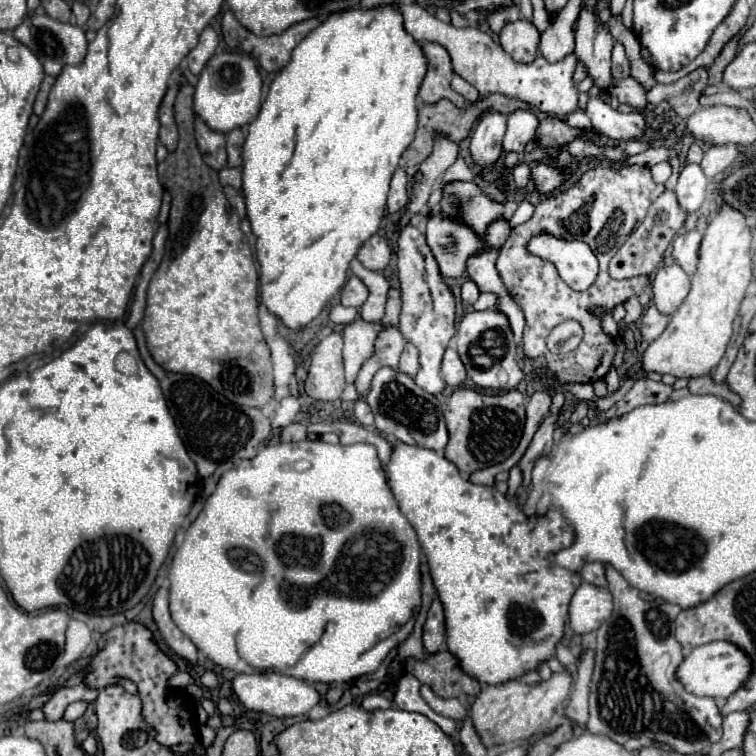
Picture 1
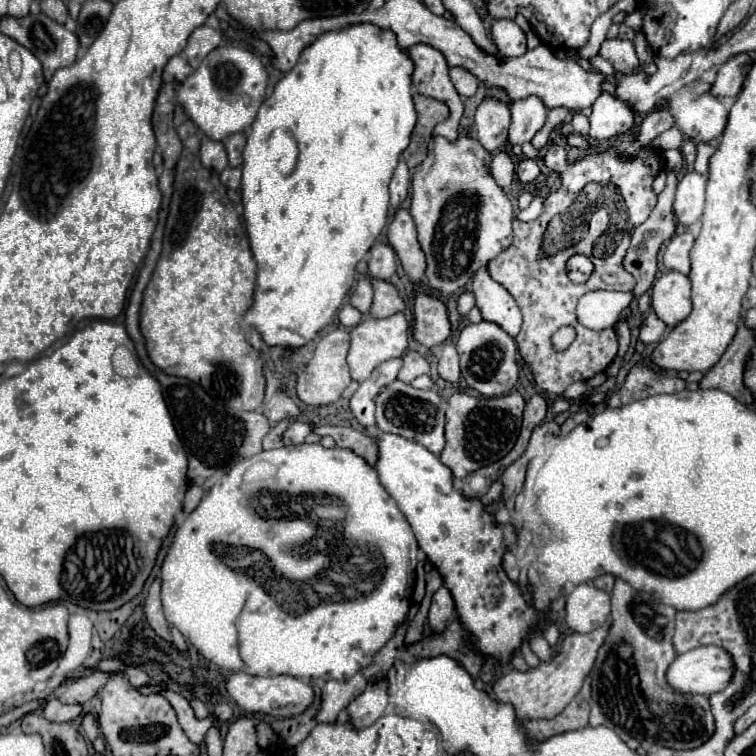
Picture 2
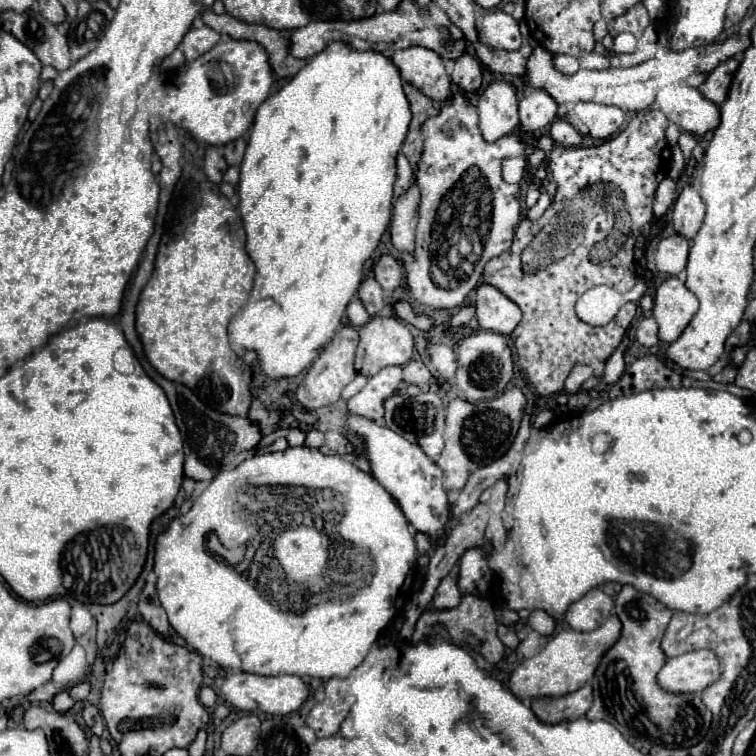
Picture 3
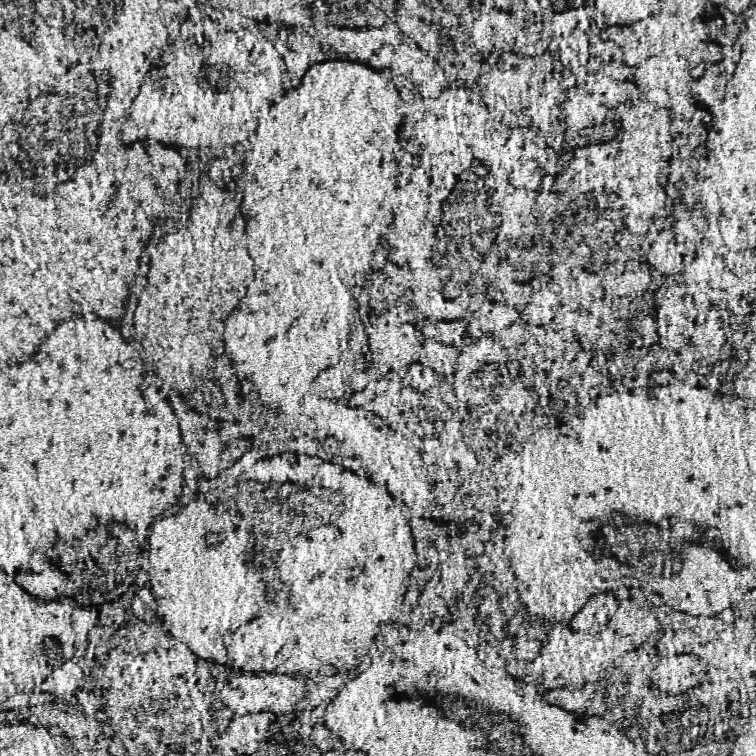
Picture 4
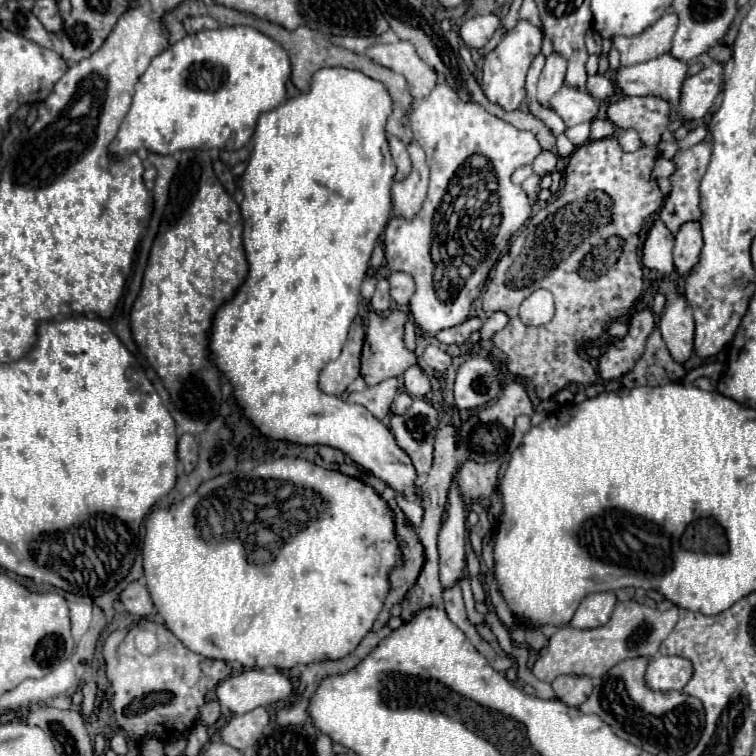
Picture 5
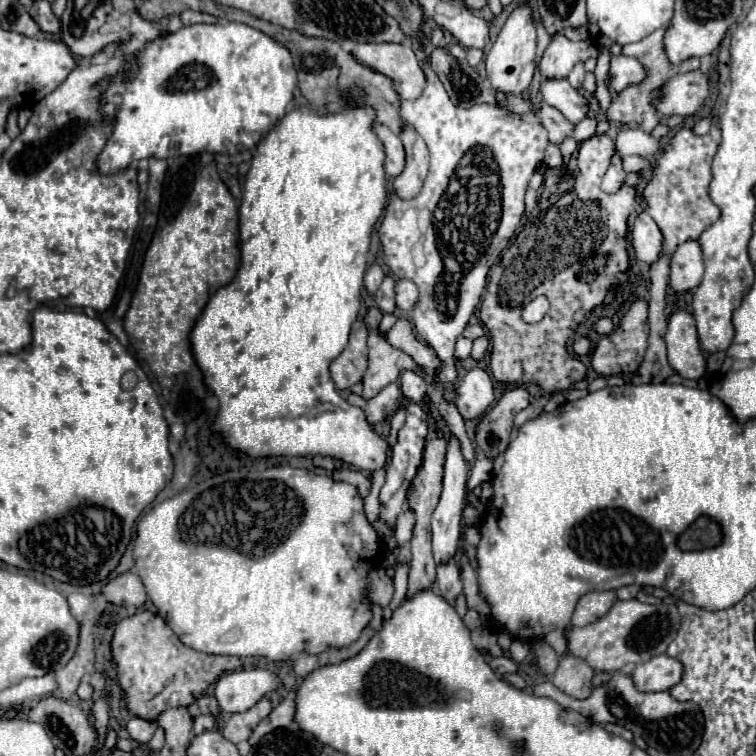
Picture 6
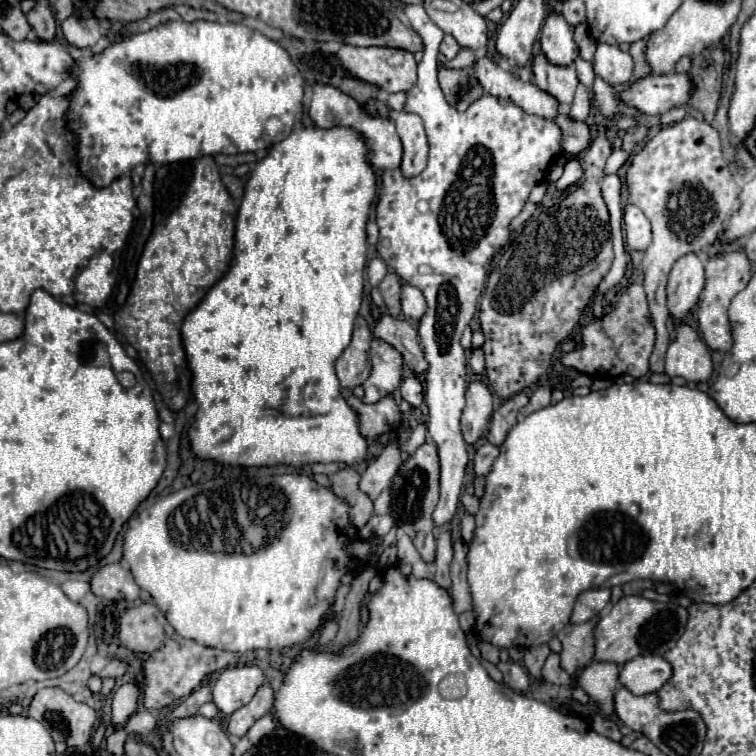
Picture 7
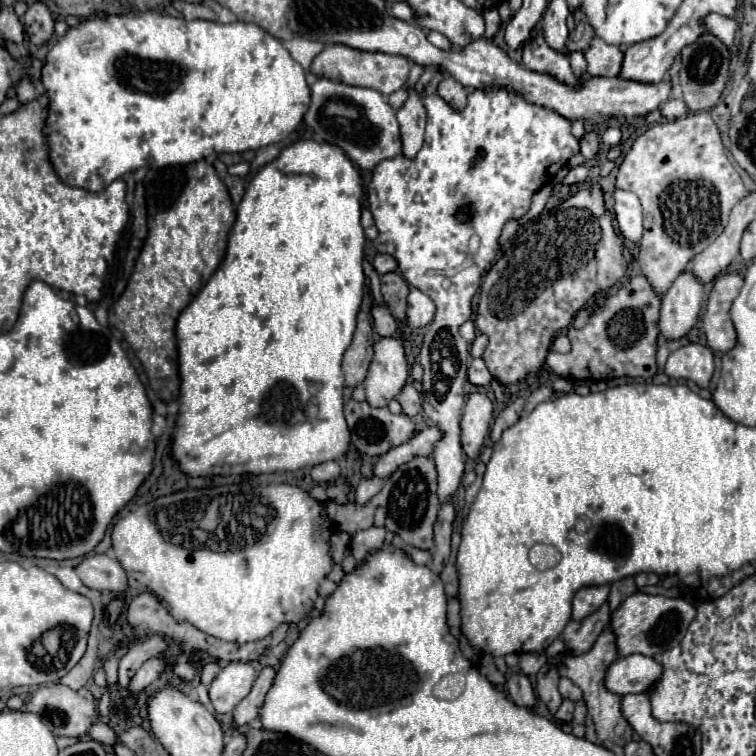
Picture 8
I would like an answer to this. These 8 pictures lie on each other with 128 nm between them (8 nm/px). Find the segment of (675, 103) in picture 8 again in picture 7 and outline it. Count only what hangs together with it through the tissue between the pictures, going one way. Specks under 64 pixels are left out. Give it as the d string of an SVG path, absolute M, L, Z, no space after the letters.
M678 106L678 108L672 108L672 110L668 110L666 114L662 114L662 116L660 116L660 122L662 122L664 126L670 126L670 124L674 124L674 122L680 122L684 116L686 116L684 106Z

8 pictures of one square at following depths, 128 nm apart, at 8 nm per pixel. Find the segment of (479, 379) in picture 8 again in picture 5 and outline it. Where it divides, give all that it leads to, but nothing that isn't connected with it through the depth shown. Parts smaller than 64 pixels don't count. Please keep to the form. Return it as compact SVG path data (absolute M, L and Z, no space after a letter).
M492 312L490 316L484 318L484 324L480 328L480 336L486 340L486 338L492 338L498 330L502 330L506 324L508 324L508 316L504 312Z

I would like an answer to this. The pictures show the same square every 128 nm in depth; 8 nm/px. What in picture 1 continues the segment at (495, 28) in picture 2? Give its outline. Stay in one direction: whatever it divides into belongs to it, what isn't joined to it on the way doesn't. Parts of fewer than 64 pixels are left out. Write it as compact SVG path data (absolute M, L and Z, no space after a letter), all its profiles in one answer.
M528 20L508 22L500 32L500 46L506 54L510 54L516 62L530 64L538 56L540 32Z

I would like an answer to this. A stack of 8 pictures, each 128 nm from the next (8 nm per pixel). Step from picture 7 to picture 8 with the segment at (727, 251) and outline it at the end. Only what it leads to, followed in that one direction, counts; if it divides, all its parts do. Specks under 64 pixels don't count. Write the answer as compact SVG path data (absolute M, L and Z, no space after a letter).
M724 272L714 278L714 286L708 296L706 312L702 316L706 342L714 352L728 352L736 344L736 330L730 320L730 306L740 292L744 278L738 272Z

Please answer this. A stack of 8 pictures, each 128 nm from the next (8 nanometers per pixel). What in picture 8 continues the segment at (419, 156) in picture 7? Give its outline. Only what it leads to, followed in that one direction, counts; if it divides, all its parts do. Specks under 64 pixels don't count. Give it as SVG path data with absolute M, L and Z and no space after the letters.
M410 90L410 98L396 112L400 134L402 134L402 152L406 158L414 160L424 144L424 126L426 126L426 110L422 106L420 96Z

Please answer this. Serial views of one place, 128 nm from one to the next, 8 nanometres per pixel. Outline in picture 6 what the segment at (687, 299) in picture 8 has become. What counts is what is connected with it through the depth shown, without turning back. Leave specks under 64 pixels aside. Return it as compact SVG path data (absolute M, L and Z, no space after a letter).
M686 240L676 248L670 260L670 286L684 294L686 290L692 290L700 284L700 278L704 274L704 262L702 262L702 248L698 240Z

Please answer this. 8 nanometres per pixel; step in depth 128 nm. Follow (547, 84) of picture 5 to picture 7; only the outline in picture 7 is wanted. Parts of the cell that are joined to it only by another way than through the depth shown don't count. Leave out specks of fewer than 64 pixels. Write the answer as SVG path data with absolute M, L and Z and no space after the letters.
M550 14L546 18L540 36L540 46L542 46L542 54L554 66L572 66L574 60L580 56L570 26L558 14Z

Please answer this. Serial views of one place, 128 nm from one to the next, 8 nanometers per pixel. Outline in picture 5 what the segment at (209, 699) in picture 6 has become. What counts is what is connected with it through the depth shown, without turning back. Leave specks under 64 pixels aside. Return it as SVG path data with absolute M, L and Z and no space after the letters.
M212 700L212 702L204 704L204 710L200 710L198 722L204 726L212 726L212 724L216 724L218 718L220 718L220 704L218 704L218 700Z

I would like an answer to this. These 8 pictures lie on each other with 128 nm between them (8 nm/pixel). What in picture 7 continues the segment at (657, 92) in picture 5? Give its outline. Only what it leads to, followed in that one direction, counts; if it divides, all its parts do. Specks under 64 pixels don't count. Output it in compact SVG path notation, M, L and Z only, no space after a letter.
M598 44L592 66L596 76L600 76L602 80L606 80L612 86L622 86L632 80L634 60L628 52L622 52L618 46Z

